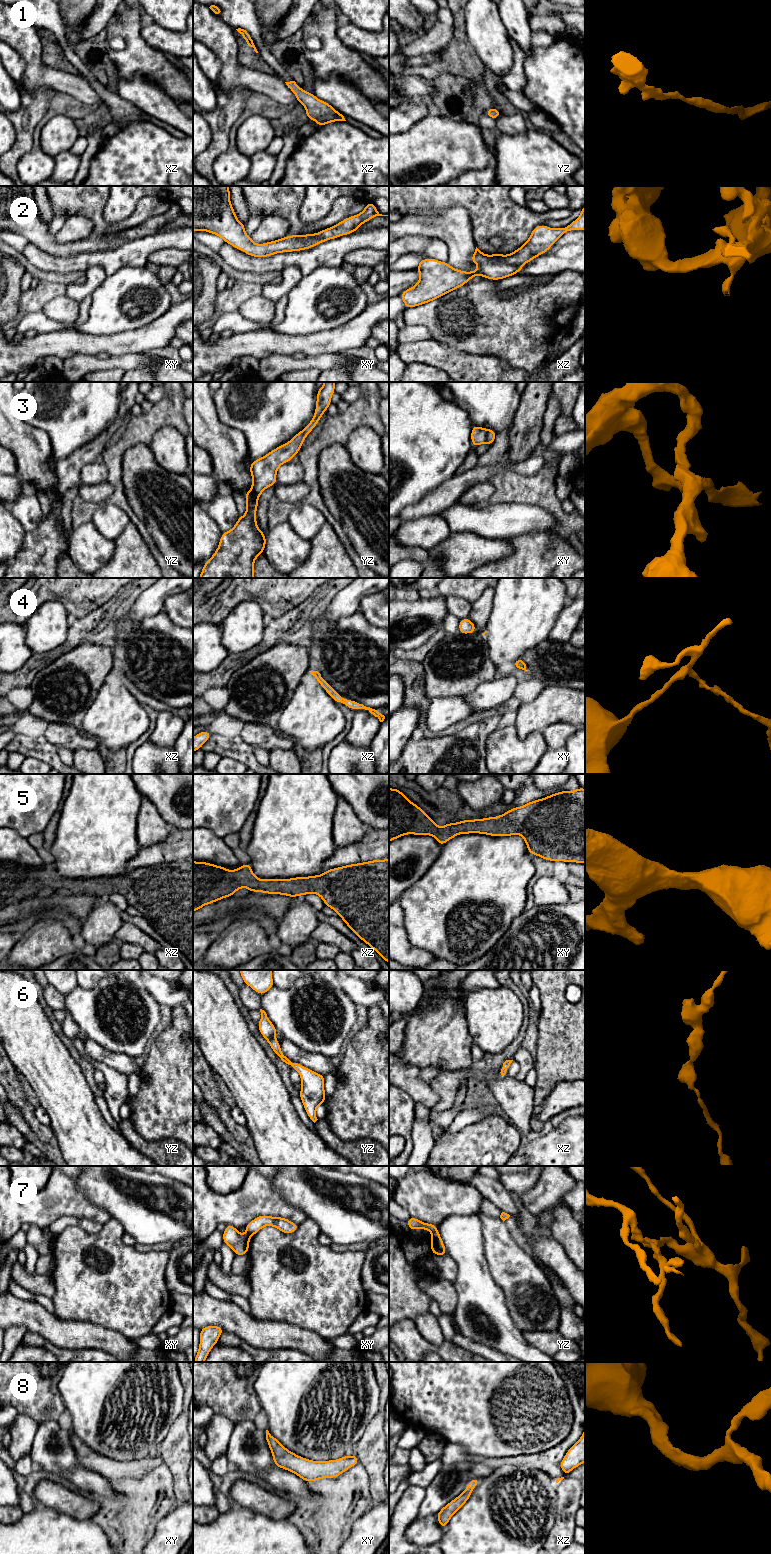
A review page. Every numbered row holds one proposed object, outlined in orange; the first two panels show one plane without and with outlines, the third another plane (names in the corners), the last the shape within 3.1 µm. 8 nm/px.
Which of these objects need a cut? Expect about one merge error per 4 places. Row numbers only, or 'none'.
7

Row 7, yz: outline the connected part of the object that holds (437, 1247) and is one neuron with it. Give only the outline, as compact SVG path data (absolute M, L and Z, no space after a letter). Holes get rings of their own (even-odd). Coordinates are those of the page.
M438 1231L432 1234L432 1237L429 1241L431 1243L432 1254L439 1255L439 1256L444 1256L447 1254L447 1250L443 1244L443 1241Z

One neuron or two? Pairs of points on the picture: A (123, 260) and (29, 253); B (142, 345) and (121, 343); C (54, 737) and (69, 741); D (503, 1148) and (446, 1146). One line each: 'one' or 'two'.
A: one
B: one
C: one
D: one

